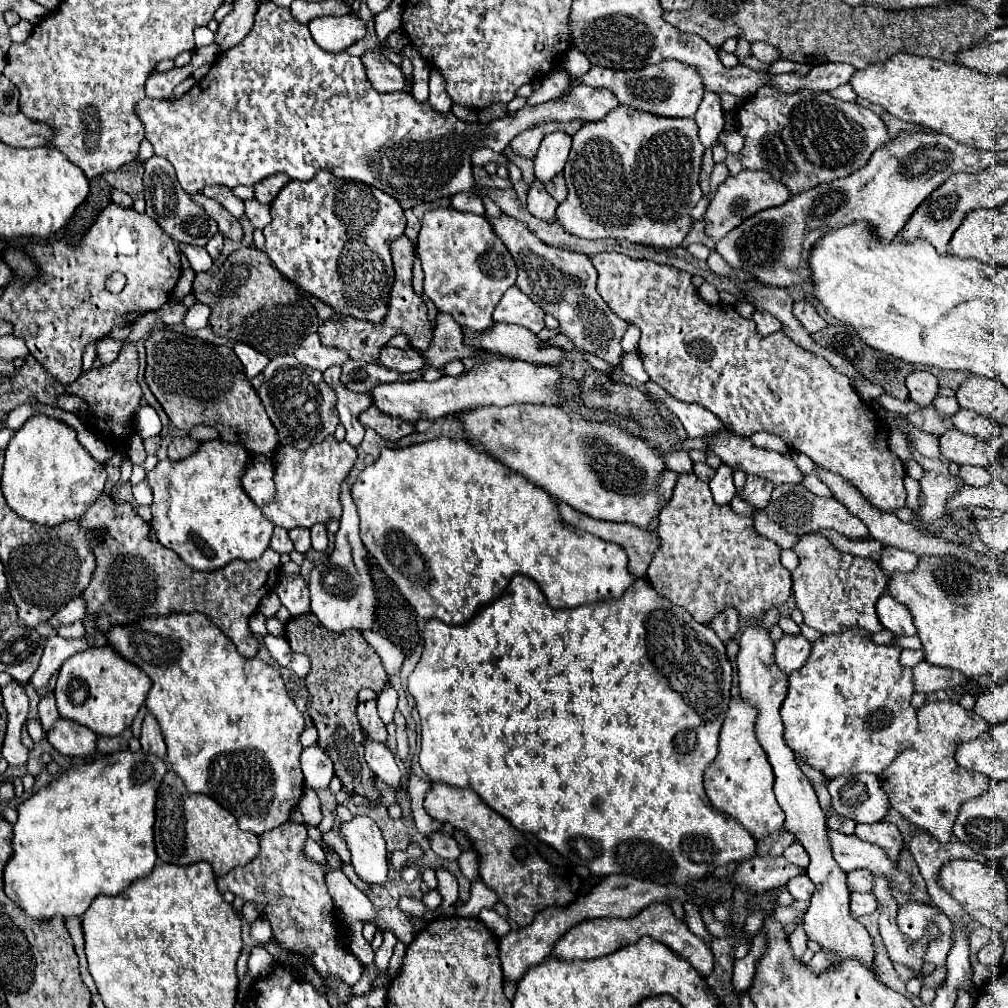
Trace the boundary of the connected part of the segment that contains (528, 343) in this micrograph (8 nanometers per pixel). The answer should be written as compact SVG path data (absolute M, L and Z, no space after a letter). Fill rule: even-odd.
M493 324L489 332L465 332L465 344L481 346L487 352L497 352L505 356L513 356L527 362L537 364L553 364L563 362L565 356L559 348L539 348L541 340L521 326L509 326L509 324Z

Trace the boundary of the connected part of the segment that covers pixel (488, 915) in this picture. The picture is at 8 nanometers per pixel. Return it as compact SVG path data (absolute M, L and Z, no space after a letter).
M491 908L481 910L478 918L497 938L501 938L501 936L505 936L505 934L509 932L509 922L507 922L505 918L501 918L501 916L499 916L495 910L491 910Z

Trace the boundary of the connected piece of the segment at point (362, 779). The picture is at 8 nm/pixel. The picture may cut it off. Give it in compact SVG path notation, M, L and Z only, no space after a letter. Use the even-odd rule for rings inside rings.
M313 612L291 618L285 626L285 638L293 652L303 652L311 660L311 672L305 678L309 690L307 712L319 732L319 746L329 752L335 764L335 774L347 792L361 794L377 802L381 798L381 792L375 788L375 774L363 758L365 734L357 720L357 692L361 688L371 688L375 692L381 692L385 688L387 674L383 670L379 654L369 646L359 630L341 634L329 632L329 628L325 628L313 616Z

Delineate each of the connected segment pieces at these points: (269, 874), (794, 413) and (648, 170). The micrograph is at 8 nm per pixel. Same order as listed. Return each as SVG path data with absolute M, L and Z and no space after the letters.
M285 822L279 828L267 830L259 836L261 850L257 858L247 866L233 868L229 874L219 876L217 888L219 892L229 890L245 902L253 902L259 916L265 916L271 922L273 942L281 948L307 956L323 978L341 980L353 986L359 980L363 966L351 950L339 942L339 938L345 936L345 928L335 912L333 898L327 892L327 868L305 856L303 846L307 838L307 826L303 822Z
M601 252L591 260L599 272L597 290L601 298L619 318L639 326L639 356L645 372L655 384L665 388L677 400L703 404L713 410L713 414L725 422L727 430L735 434L751 436L753 432L771 432L781 436L791 450L809 456L815 464L853 482L853 486L857 486L875 508L885 512L905 508L905 468L903 462L889 450L889 428L885 420L877 416L871 404L859 398L851 380L837 374L827 360L789 340L783 330L759 336L753 320L739 316L729 304L707 304L697 294L697 288L687 272L649 260L635 260L617 252Z
M617 106L603 120L587 122L575 132L563 170L569 194L557 208L557 222L569 234L587 240L615 238L655 248L677 248L691 228L689 212L703 196L699 188L703 150L695 120L669 120Z

